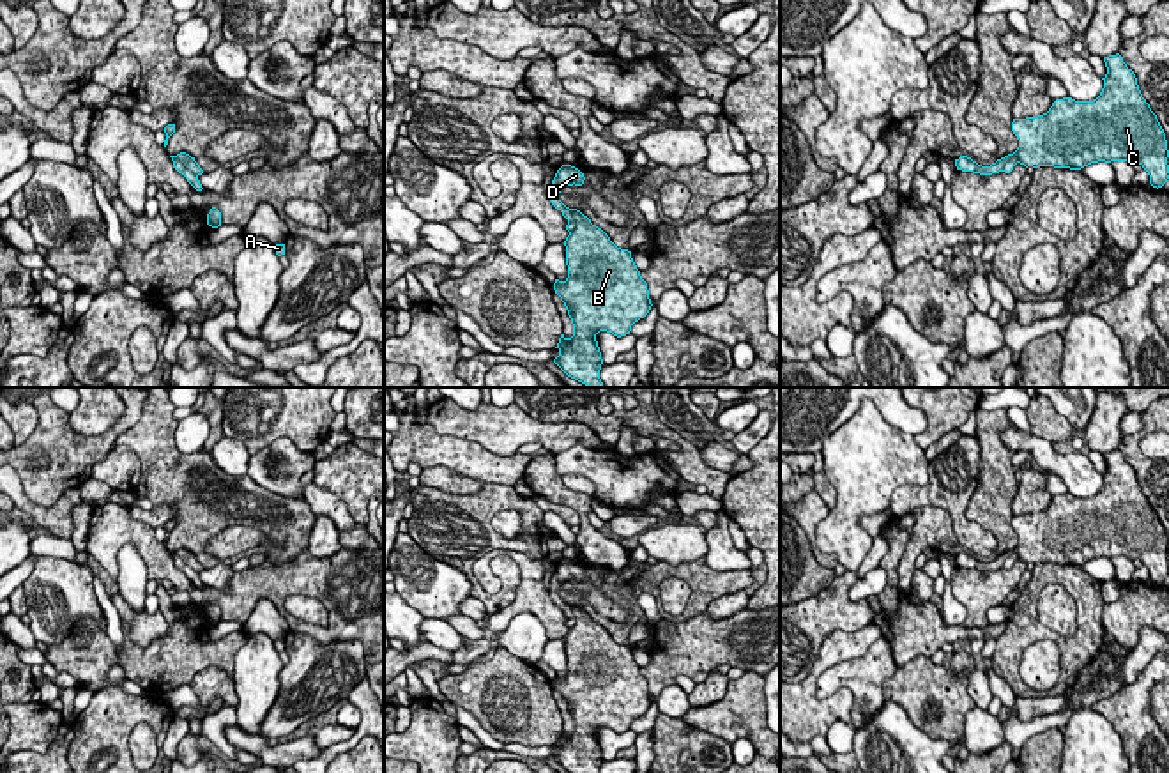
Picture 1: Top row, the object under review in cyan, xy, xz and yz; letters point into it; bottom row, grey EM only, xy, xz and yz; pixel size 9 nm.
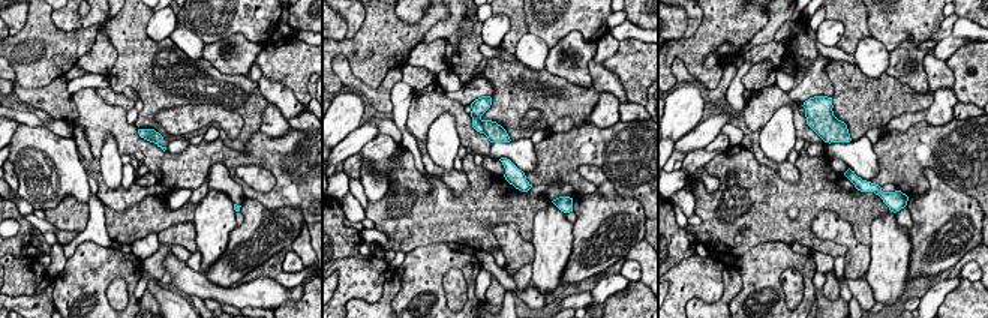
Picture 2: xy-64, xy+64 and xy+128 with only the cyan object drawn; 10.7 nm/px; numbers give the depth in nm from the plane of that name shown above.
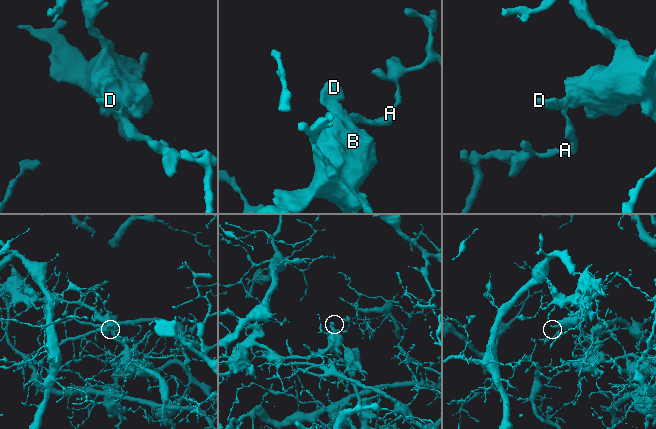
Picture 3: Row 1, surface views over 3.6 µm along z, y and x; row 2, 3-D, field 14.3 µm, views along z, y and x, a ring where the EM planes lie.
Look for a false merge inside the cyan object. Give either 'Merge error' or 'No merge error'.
Merge error

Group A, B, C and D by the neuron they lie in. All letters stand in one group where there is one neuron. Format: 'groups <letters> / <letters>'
groups A / B C D

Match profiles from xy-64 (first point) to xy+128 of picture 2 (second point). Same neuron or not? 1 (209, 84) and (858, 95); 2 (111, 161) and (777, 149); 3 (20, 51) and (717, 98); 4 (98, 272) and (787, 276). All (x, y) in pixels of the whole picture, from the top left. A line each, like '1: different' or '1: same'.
1: same
2: same
3: different
4: different

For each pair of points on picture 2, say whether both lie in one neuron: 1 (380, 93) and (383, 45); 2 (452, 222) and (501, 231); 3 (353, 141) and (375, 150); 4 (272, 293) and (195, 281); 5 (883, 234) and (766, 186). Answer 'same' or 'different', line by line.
1: different
2: different
3: different
4: same
5: different

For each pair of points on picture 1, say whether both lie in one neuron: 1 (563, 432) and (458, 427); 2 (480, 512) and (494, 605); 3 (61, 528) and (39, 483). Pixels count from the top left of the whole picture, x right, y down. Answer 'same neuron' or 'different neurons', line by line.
1: same neuron
2: same neuron
3: different neurons

